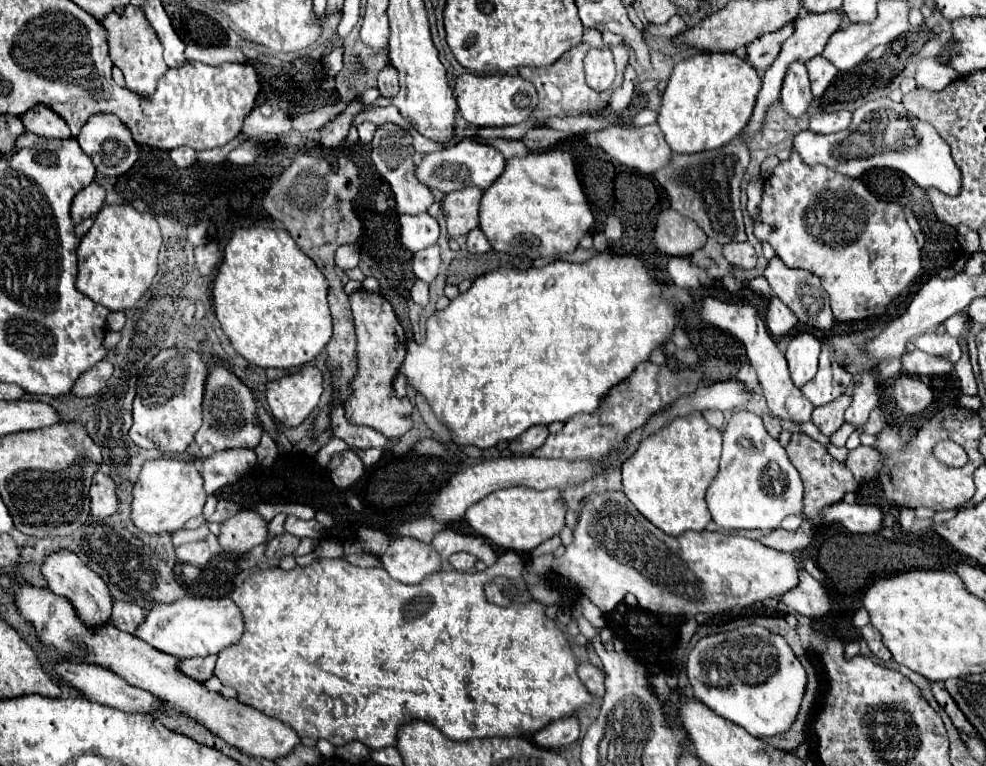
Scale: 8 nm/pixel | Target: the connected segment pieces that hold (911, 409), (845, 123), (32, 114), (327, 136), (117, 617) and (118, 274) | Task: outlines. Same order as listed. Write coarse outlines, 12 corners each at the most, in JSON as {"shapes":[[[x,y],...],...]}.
{"shapes":[[[900,375],[894,399],[904,413],[922,415],[934,403],[926,383]],[[846,110],[825,113],[810,117],[810,131],[834,133],[851,125]],[[44,105],[20,119],[26,131],[48,139],[72,137],[66,121]],[[352,101],[334,121],[320,131],[328,149],[344,143],[350,123],[362,103]],[[114,601],[112,625],[134,633],[144,611],[128,601]],[[106,205],[78,247],[76,289],[126,311],[158,273],[149,212]]]}

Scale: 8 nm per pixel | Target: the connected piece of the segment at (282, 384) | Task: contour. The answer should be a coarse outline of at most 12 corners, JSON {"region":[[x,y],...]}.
{"region":[[316,367],[266,383],[276,421],[300,425],[318,405]]}

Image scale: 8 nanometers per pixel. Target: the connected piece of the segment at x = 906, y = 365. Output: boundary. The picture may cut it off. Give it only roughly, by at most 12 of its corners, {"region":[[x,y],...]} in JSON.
{"region":[[916,349],[902,357],[910,375],[950,375],[952,361]]}

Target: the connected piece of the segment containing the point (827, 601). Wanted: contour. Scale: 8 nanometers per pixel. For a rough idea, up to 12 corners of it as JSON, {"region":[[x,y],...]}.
{"region":[[800,553],[798,589],[784,593],[782,603],[808,617],[828,615],[828,591],[804,571]]}

